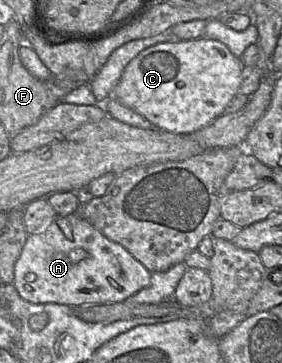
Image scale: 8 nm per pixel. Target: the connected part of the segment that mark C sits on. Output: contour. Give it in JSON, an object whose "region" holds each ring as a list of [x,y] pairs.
{"region":[[[203,36],[192,40],[158,43],[143,50],[126,66],[118,84],[113,89],[112,97],[122,105],[145,117],[157,129],[165,130],[175,134],[191,134],[205,127],[217,117],[224,114],[227,105],[239,93],[239,88],[242,82],[242,69],[243,66],[240,58],[236,57],[224,43],[218,40],[213,40]]]}

